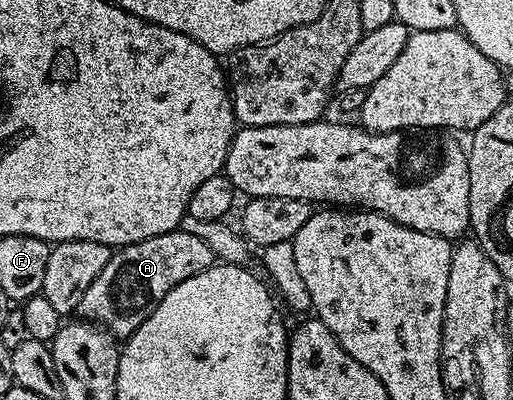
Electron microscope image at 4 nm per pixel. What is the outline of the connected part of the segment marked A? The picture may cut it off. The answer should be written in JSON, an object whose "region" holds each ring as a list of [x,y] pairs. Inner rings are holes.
{"region":[[[175,231],[156,235],[152,239],[144,239],[140,243],[121,246],[111,252],[108,263],[96,279],[92,279],[92,287],[84,291],[80,313],[85,320],[103,328],[115,338],[125,339],[134,334],[156,311],[156,307],[184,279],[192,279],[192,275],[200,275],[200,271],[208,271],[216,264],[212,250],[196,235],[188,235],[184,231]]]}

